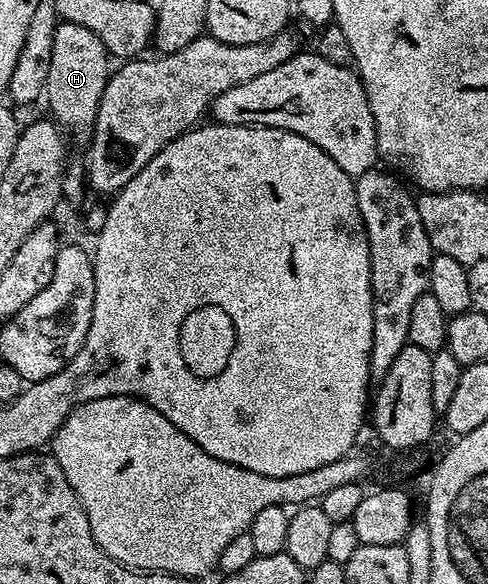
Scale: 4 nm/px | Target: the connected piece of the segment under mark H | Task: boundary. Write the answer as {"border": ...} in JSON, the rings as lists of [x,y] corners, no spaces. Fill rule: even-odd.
{"border":[[[61,21],[56,26],[54,47],[50,47],[50,75],[46,75],[43,96],[46,101],[48,97],[51,120],[69,138],[72,136],[76,141],[91,142],[100,100],[110,76],[108,61],[108,48],[98,35],[94,35],[94,31],[86,31],[86,27],[78,27],[78,23],[69,21]]]}

